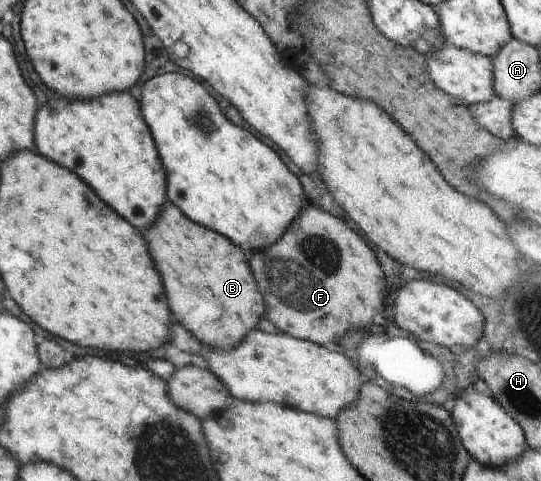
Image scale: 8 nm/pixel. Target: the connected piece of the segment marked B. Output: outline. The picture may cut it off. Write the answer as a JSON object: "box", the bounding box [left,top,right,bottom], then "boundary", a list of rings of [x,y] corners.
{"box":[145,200,266,352],"boundary":[[[169,200],[154,226],[146,230],[145,240],[163,276],[175,320],[203,346],[223,352],[238,347],[248,333],[257,329],[257,322],[266,312],[243,252],[222,234],[191,222]]]}

